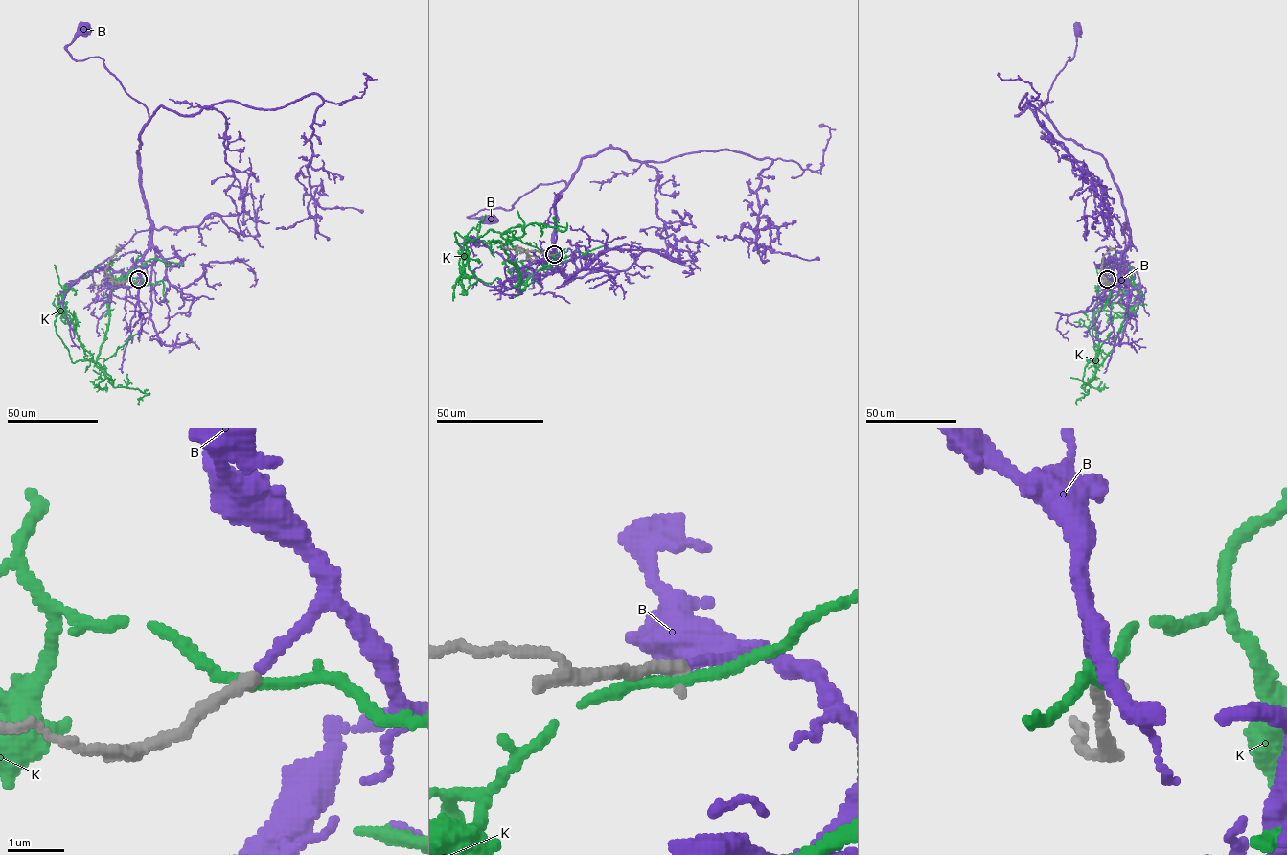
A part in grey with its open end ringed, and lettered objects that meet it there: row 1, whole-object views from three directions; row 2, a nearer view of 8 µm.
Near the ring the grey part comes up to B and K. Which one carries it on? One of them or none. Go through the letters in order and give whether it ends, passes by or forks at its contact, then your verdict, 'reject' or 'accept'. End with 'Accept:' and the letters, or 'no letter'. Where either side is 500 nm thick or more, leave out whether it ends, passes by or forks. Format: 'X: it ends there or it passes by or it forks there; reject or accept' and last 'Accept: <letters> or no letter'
B: it ends there; accept
K: it passes by; reject
Accept: B

